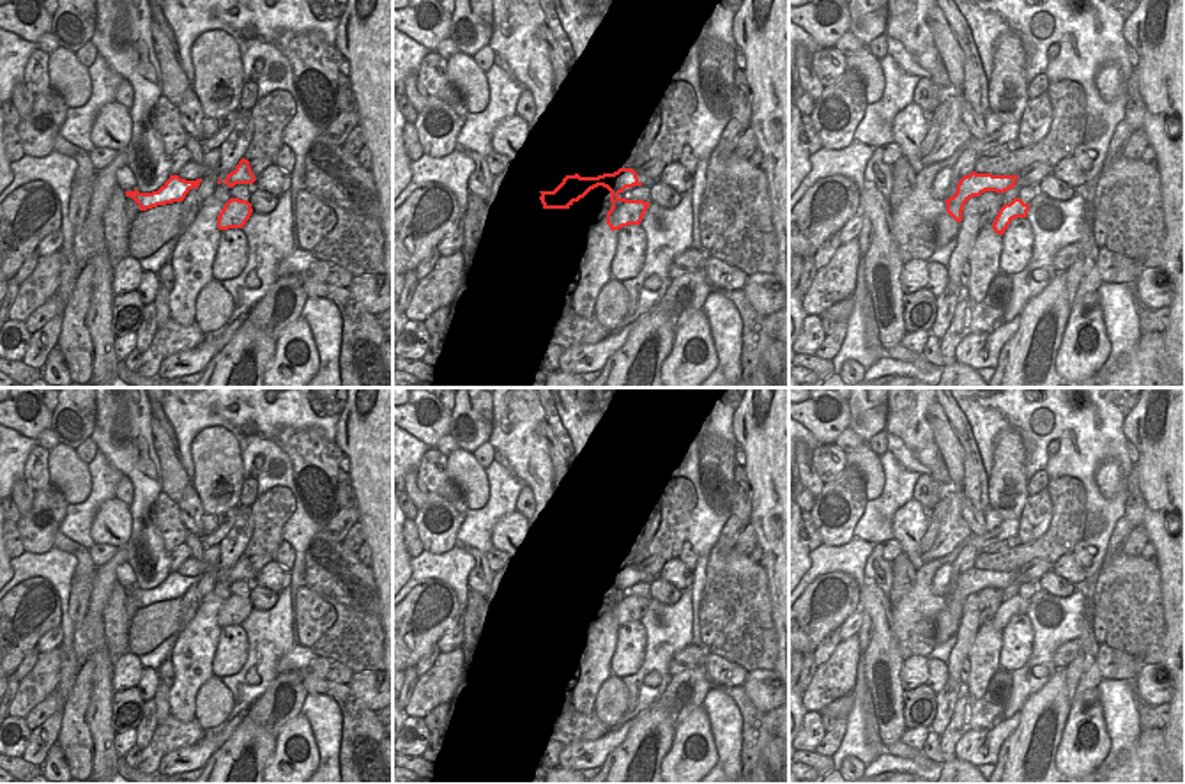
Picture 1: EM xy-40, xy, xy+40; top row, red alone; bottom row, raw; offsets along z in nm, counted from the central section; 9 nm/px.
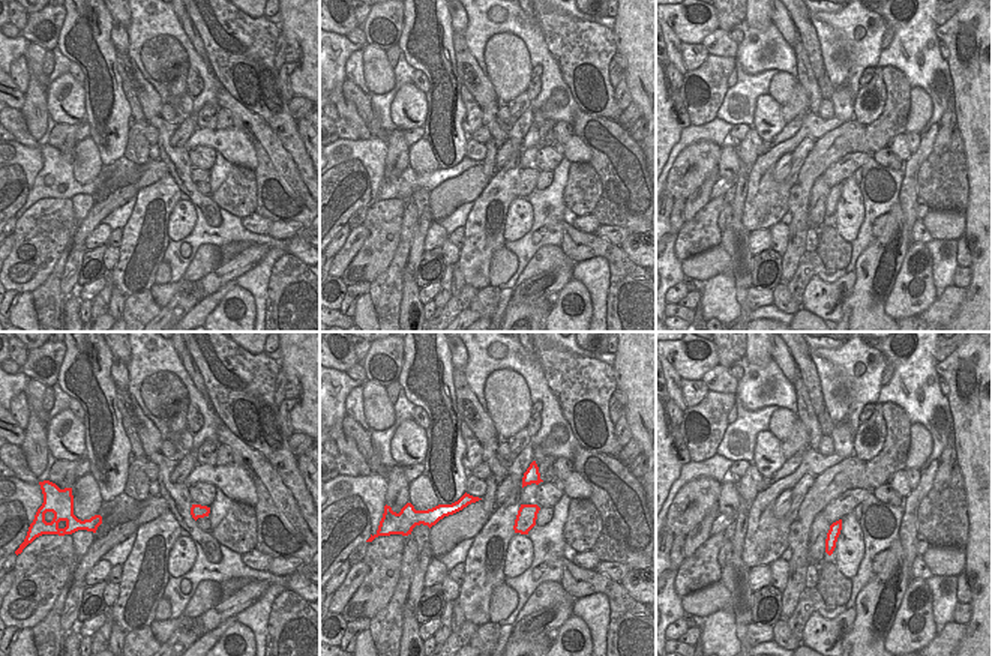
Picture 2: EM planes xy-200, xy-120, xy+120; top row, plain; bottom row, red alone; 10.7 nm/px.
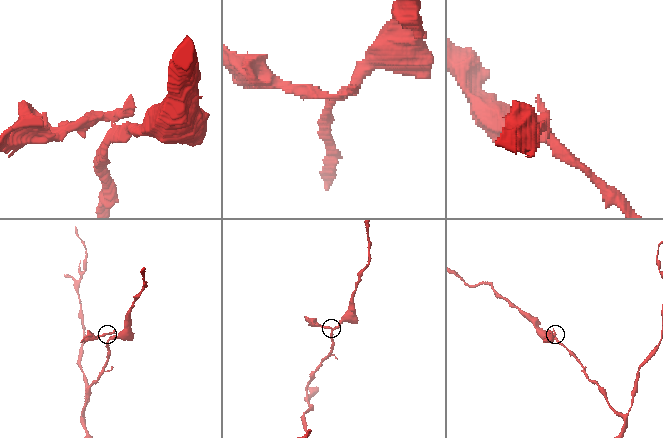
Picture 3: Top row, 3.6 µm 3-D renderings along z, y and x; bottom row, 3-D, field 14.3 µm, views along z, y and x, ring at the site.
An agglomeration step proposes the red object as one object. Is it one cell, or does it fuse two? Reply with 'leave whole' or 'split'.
split

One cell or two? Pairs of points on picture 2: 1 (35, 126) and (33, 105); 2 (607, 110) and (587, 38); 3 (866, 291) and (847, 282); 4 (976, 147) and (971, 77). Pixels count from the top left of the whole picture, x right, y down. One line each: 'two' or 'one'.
1: one
2: one
3: two
4: one

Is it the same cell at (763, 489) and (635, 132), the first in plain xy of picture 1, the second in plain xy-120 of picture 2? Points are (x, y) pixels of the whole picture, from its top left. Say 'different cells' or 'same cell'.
different cells

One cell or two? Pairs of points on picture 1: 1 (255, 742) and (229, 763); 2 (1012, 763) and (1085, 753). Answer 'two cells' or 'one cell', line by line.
1: one cell
2: two cells

